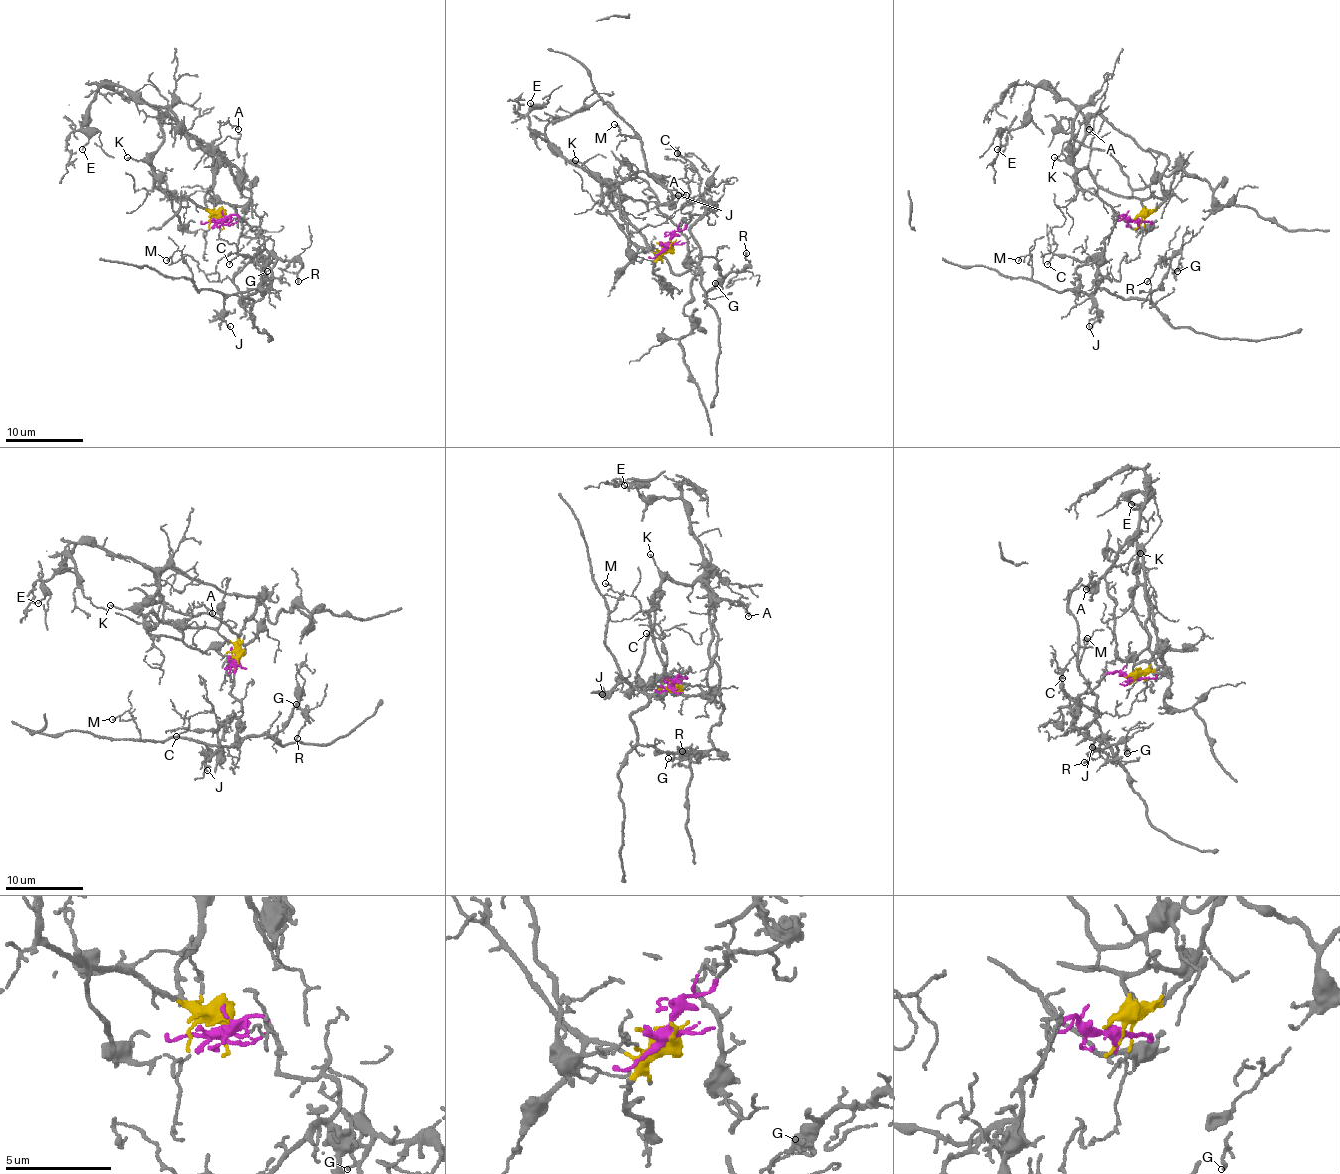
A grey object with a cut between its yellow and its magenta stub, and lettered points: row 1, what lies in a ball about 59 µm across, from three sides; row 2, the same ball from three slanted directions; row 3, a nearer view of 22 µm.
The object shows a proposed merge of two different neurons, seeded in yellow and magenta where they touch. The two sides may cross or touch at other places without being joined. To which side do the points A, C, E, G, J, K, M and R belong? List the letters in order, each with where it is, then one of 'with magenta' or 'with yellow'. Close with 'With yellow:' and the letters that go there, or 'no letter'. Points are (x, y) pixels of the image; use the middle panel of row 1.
A: (686, 195) | with yellow
C: (677, 153) | with magenta
E: (530, 103) | with yellow
G: (715, 283) | with magenta
J: (678, 195) | with magenta
K: (575, 160) | with yellow
M: (614, 124) | with magenta
R: (746, 253) | with magenta
With yellow: A, E, K

